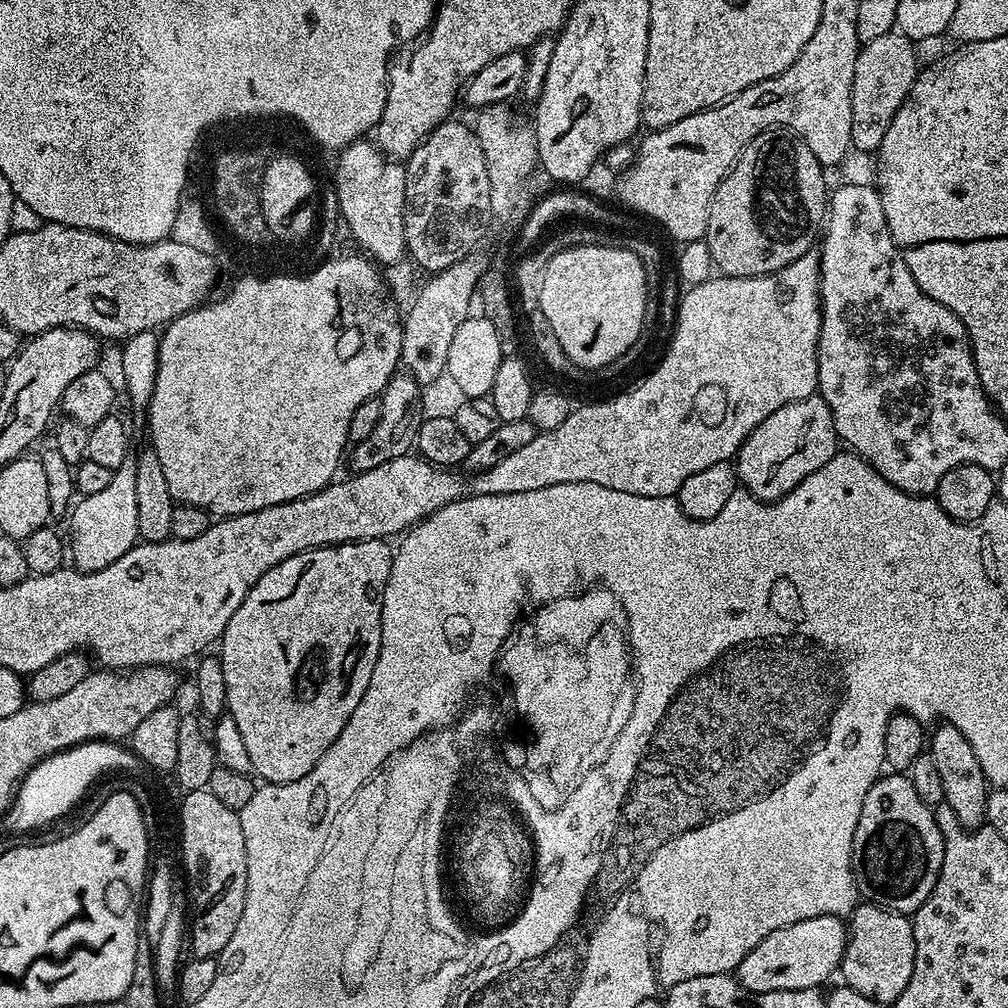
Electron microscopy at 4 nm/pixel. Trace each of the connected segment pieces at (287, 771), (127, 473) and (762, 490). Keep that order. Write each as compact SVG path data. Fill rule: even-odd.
M387 539L383 540L355 540L353 544L330 544L327 548L311 548L305 552L294 554L286 558L286 562L278 562L246 594L242 606L234 610L234 618L226 626L223 636L218 641L218 655L222 662L222 674L226 674L226 705L227 715L238 722L238 731L250 754L252 772L261 781L269 784L289 784L298 782L314 766L342 734L342 726L354 714L358 702L362 702L362 694L366 694L366 686L370 686L370 674L374 674L374 662L378 662L378 650L382 646L382 594L386 590L386 582L390 578L390 566L394 548Z
M133 455L125 458L108 487L90 496L81 497L73 507L70 517L70 558L77 571L100 572L111 562L116 562L139 541L137 491L137 459Z
M819 394L774 410L742 442L734 467L743 491L757 500L775 502L793 492L814 470L826 466L838 451L838 437L830 406ZM837 444L837 445L836 445Z

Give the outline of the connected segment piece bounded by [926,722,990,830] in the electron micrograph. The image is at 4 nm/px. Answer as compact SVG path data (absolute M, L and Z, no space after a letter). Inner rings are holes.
M950 722L937 723L933 728L936 729L933 732L931 729L926 740L926 752L934 758L934 767L942 778L944 803L954 810L954 818L958 818L963 828L979 828L985 823L984 810L990 785L982 774L982 766L978 766L978 757L970 742L966 742L966 734L962 734L962 730L953 727Z

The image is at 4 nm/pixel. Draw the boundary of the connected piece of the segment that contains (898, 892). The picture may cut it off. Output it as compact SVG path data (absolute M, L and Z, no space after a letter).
M884 774L870 786L858 814L858 826L852 835L852 876L861 901L877 904L891 912L915 914L926 902L940 873L944 857L944 836L936 821L935 811L914 790L911 779L904 774Z

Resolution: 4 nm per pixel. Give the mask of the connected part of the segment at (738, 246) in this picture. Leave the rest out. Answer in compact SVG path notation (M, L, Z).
M769 130L754 137L740 151L736 165L724 175L710 202L706 243L713 265L726 276L771 276L802 258L826 220L824 172L814 150L789 131Z

